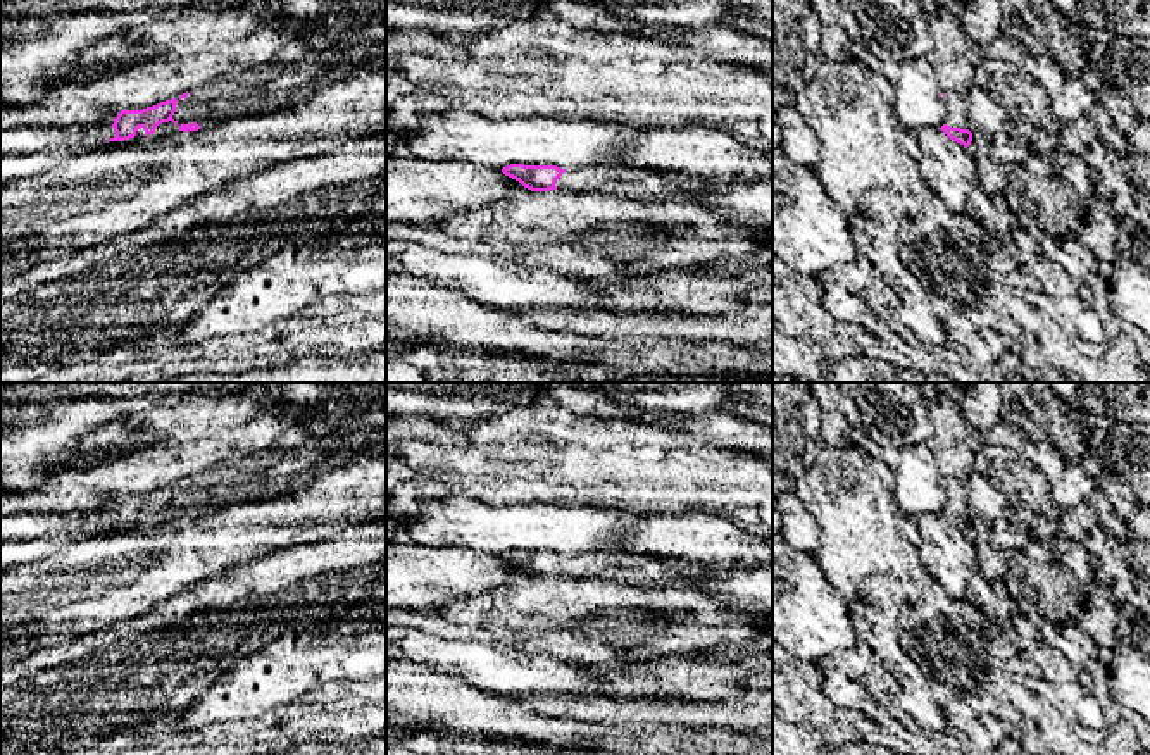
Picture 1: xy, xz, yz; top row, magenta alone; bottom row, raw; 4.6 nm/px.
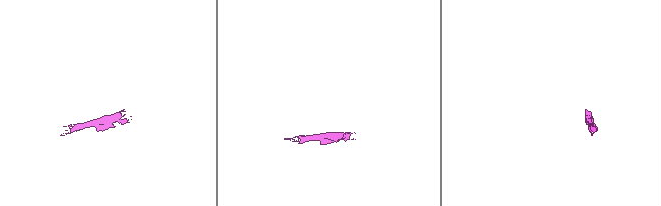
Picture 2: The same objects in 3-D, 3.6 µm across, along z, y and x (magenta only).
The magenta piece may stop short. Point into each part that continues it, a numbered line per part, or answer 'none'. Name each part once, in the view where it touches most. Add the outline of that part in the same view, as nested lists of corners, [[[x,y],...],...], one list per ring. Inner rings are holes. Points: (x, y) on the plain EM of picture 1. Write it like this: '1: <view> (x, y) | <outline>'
1: yz (956, 492) | [[[950,477],[945,479],[945,490],[947,490],[947,503],[945,509],[950,514],[967,514],[967,486],[962,484],[960,479]]]

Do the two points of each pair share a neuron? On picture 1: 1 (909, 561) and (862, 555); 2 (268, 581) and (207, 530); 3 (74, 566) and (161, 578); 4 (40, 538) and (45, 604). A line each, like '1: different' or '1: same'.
1: same
2: different
3: same
4: different

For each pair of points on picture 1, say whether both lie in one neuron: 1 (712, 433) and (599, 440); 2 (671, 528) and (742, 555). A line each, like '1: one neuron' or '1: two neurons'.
1: two neurons
2: one neuron

